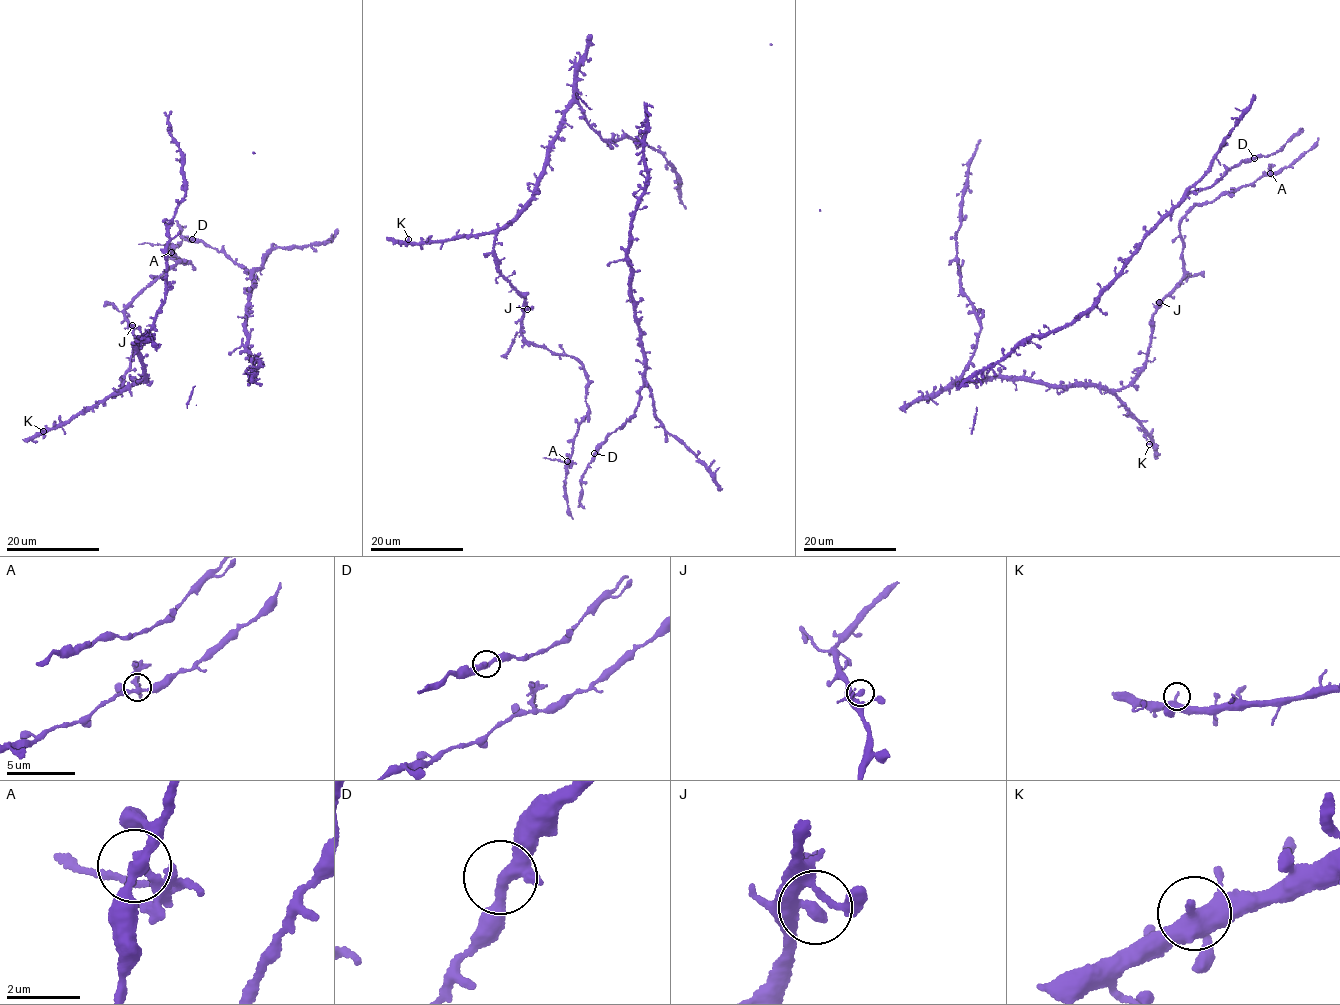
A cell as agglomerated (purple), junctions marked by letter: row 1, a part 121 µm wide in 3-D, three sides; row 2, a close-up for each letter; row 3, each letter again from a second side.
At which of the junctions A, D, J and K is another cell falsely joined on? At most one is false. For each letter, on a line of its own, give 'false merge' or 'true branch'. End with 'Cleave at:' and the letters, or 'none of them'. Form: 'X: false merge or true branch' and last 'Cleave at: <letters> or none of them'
A: false merge
D: true branch
J: true branch
K: true branch
Cleave at: A

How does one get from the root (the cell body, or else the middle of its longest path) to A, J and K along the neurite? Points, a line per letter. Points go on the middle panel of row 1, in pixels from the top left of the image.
A: (564, 355), (572, 356), (582, 365), (587, 382), (588, 409), (567, 461)
J: (564, 355), (531, 344), (523, 337), (520, 325), (527, 309)
K: (564, 355), (523, 337), (520, 329), (524, 297), (499, 271), (493, 233), (413, 244), (408, 239)

